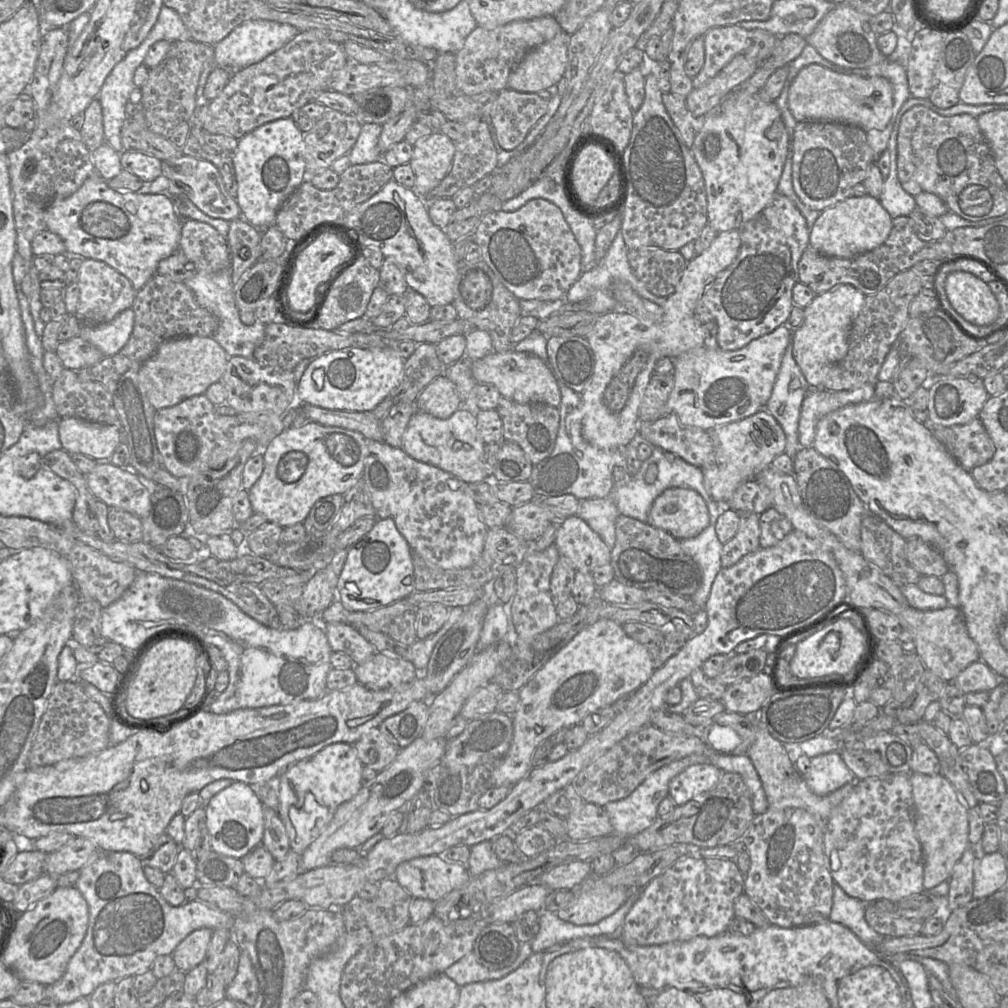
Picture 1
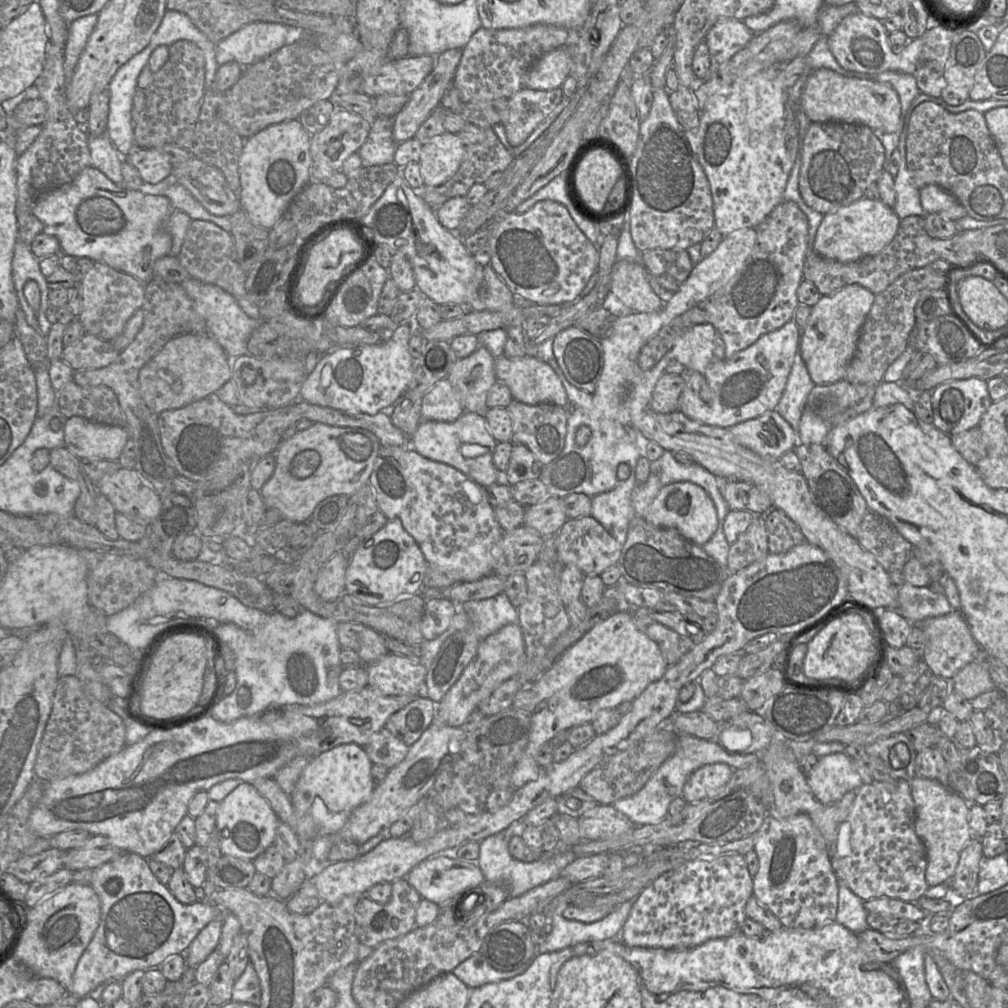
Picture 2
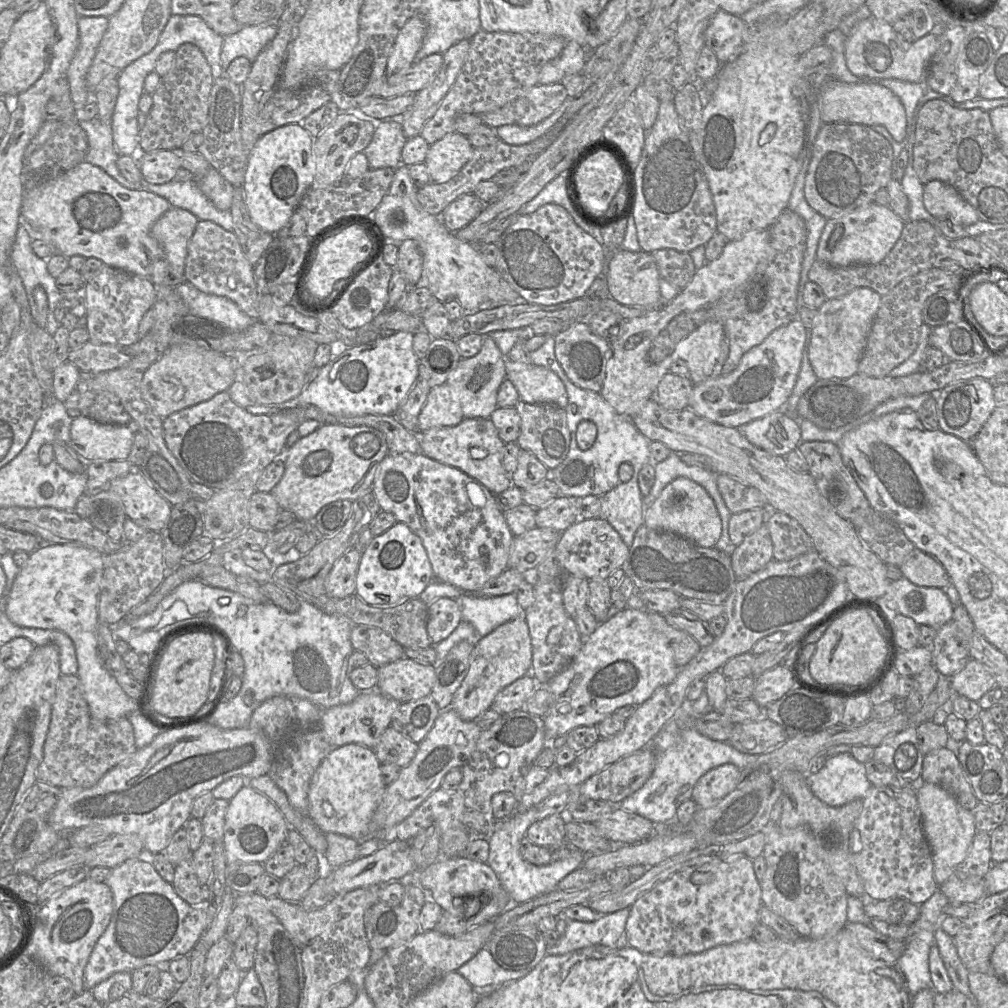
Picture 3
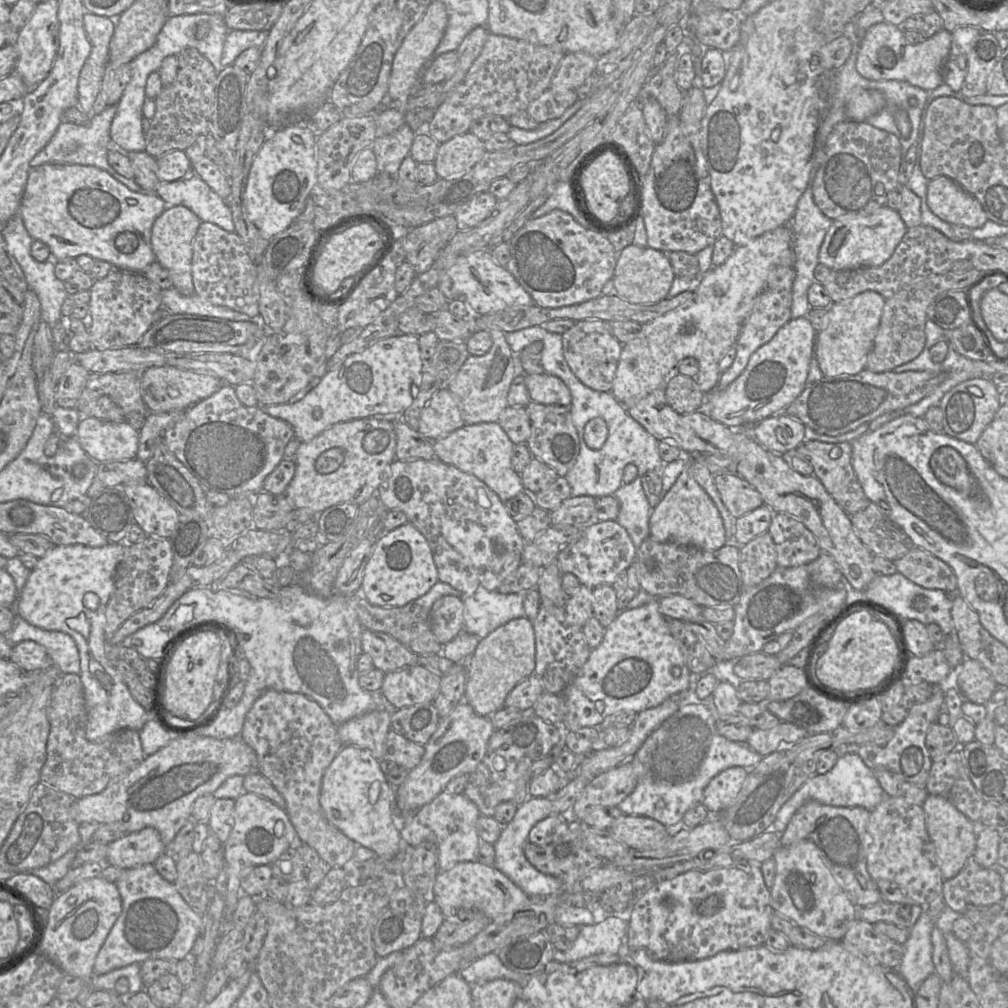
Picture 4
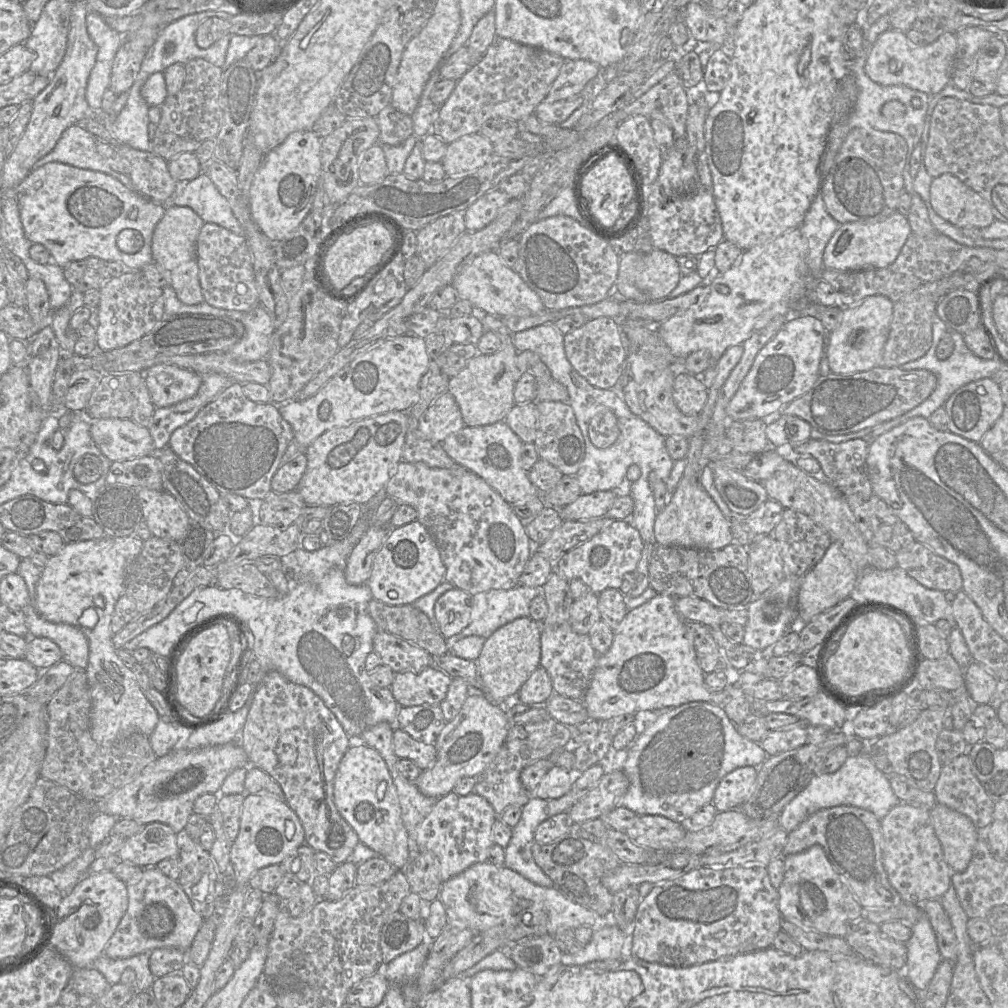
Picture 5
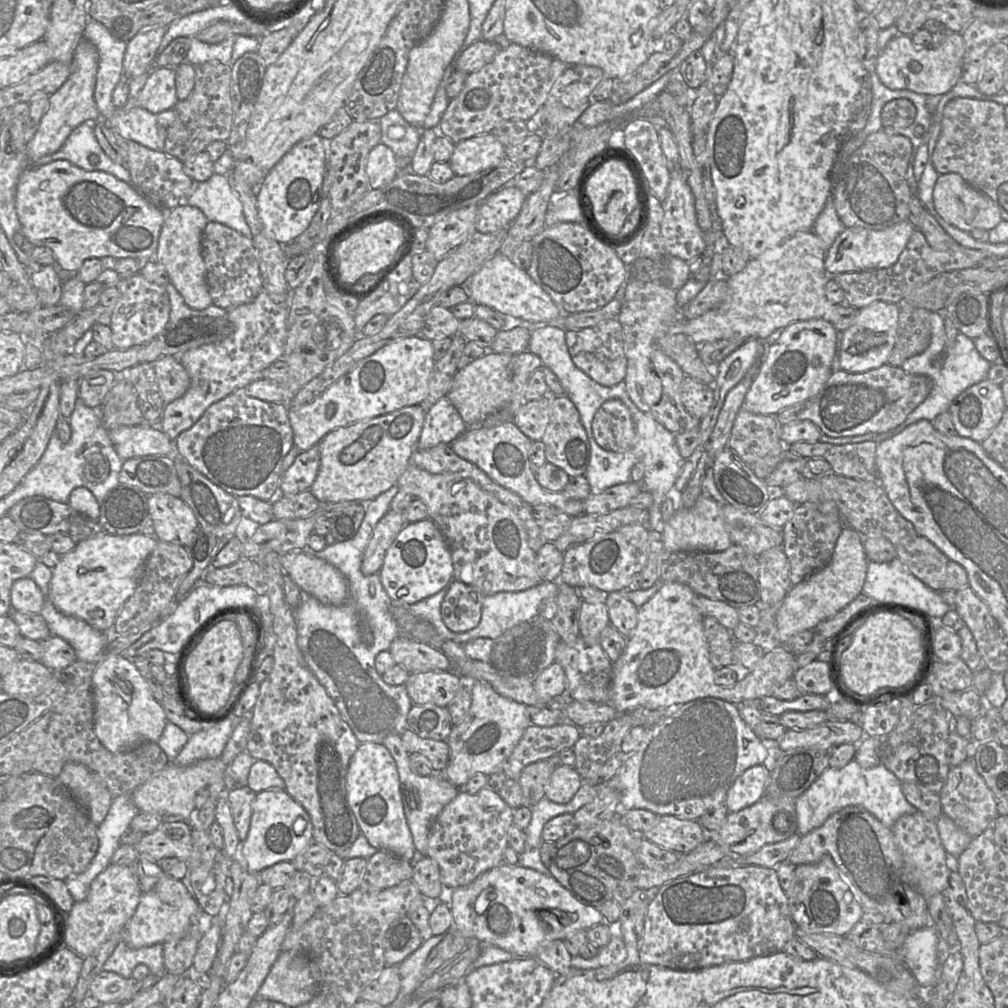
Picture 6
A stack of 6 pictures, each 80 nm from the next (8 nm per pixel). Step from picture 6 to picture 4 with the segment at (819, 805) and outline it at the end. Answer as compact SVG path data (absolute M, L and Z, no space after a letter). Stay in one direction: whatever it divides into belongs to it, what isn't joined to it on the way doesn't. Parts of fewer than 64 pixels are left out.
M843 744L834 749L838 760L833 768L825 774L811 776L780 808L771 825L773 831L783 833L794 813L804 803L816 800L822 804L836 807L861 806L872 811L887 795L878 783L873 769L869 768L857 754L860 745Z

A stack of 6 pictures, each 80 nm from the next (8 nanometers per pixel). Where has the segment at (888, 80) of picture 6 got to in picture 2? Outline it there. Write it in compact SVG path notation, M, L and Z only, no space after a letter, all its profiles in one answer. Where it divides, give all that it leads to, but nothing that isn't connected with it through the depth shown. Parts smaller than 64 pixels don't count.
M862 12L846 16L828 36L828 45L837 62L848 71L879 74L896 71L913 75L923 49L922 37L910 39L905 48L895 53L889 44L889 33L880 20Z

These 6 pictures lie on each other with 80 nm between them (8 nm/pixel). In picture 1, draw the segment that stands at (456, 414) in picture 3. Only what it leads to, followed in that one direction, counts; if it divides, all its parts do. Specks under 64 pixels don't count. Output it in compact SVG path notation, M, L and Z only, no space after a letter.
M446 375L435 378L417 397L417 410L439 419L448 419L461 406L457 388Z

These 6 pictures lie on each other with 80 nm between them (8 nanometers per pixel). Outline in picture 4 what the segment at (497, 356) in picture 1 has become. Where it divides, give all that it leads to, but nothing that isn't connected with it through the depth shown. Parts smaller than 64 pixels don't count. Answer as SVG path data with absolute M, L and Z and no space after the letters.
M548 373L525 374L524 383L531 401L540 404L569 406L571 394L565 383Z

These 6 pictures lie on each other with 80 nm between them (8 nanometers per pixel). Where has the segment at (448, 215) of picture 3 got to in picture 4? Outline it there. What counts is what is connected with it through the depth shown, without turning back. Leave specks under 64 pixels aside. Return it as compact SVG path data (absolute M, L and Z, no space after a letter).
M489 191L476 194L454 213L458 231L479 225L492 213L498 202Z

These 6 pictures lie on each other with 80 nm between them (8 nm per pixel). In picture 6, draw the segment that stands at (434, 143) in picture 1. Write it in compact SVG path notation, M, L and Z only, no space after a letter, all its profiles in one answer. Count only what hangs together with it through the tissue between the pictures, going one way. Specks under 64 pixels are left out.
M486 133L456 143L448 164L455 176L465 176L497 167L505 158L505 146Z

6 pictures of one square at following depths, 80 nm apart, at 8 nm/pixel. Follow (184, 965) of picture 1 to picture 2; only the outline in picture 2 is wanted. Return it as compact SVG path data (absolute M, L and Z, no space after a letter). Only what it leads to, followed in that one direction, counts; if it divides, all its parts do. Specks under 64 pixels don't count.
M221 911L221 916L208 923L182 953L186 967L196 968L216 950L227 914L226 911Z

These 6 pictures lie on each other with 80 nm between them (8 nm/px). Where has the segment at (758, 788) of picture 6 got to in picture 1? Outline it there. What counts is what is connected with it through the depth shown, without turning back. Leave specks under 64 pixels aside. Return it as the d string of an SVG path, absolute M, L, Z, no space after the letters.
M694 764L676 775L669 784L669 796L677 806L714 788L723 771L712 764Z

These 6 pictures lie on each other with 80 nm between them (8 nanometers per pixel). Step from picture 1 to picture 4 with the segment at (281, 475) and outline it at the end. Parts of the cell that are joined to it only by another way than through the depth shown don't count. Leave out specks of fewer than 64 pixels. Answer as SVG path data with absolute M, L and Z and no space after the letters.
M401 414L376 415L332 425L309 442L302 442L295 454L296 470L284 494L294 508L308 508L320 514L326 508L340 503L362 504L386 478L391 463L396 459L396 432L394 418Z

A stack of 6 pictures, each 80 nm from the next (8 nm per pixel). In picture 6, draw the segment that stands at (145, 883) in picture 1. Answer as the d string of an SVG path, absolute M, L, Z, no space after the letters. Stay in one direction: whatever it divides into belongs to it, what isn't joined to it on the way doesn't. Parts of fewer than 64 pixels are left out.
M163 875L150 891L142 894L135 913L122 930L122 941L132 949L163 944L172 937L185 935L193 930L191 918L198 910L198 903L182 880Z

